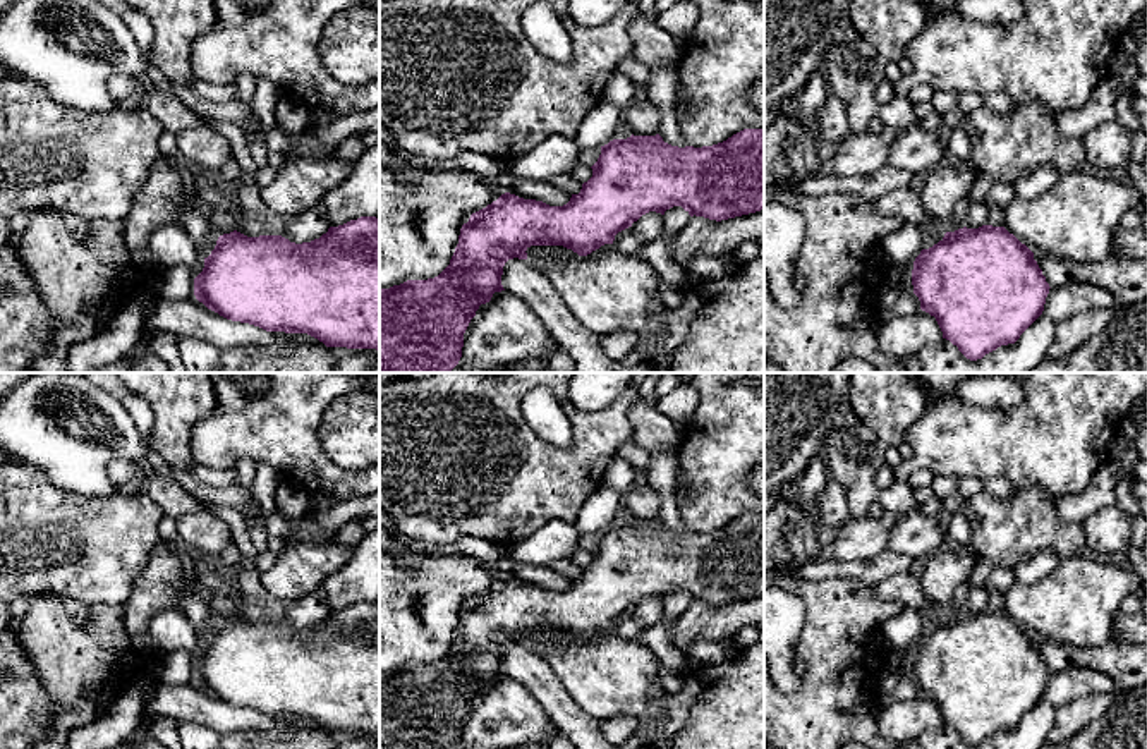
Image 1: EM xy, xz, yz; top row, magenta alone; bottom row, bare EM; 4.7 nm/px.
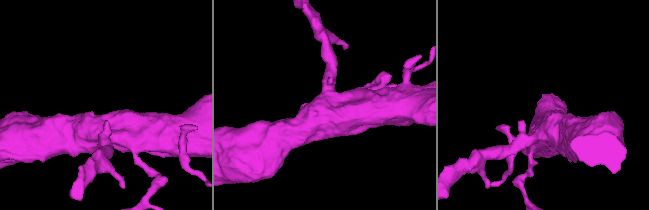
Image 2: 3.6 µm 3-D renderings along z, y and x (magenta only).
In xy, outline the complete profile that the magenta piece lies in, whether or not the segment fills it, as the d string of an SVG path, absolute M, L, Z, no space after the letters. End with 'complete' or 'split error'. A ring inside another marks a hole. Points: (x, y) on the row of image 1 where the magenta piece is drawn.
M222 208L211 210L209 223L220 237L194 278L194 295L208 309L266 332L307 333L326 347L379 350L379 218L361 216L302 244L282 235L247 237L237 230L235 216Z | split error

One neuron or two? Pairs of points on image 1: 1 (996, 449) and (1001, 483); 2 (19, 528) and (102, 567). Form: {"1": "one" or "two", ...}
{"1": "two", "2": "one"}

